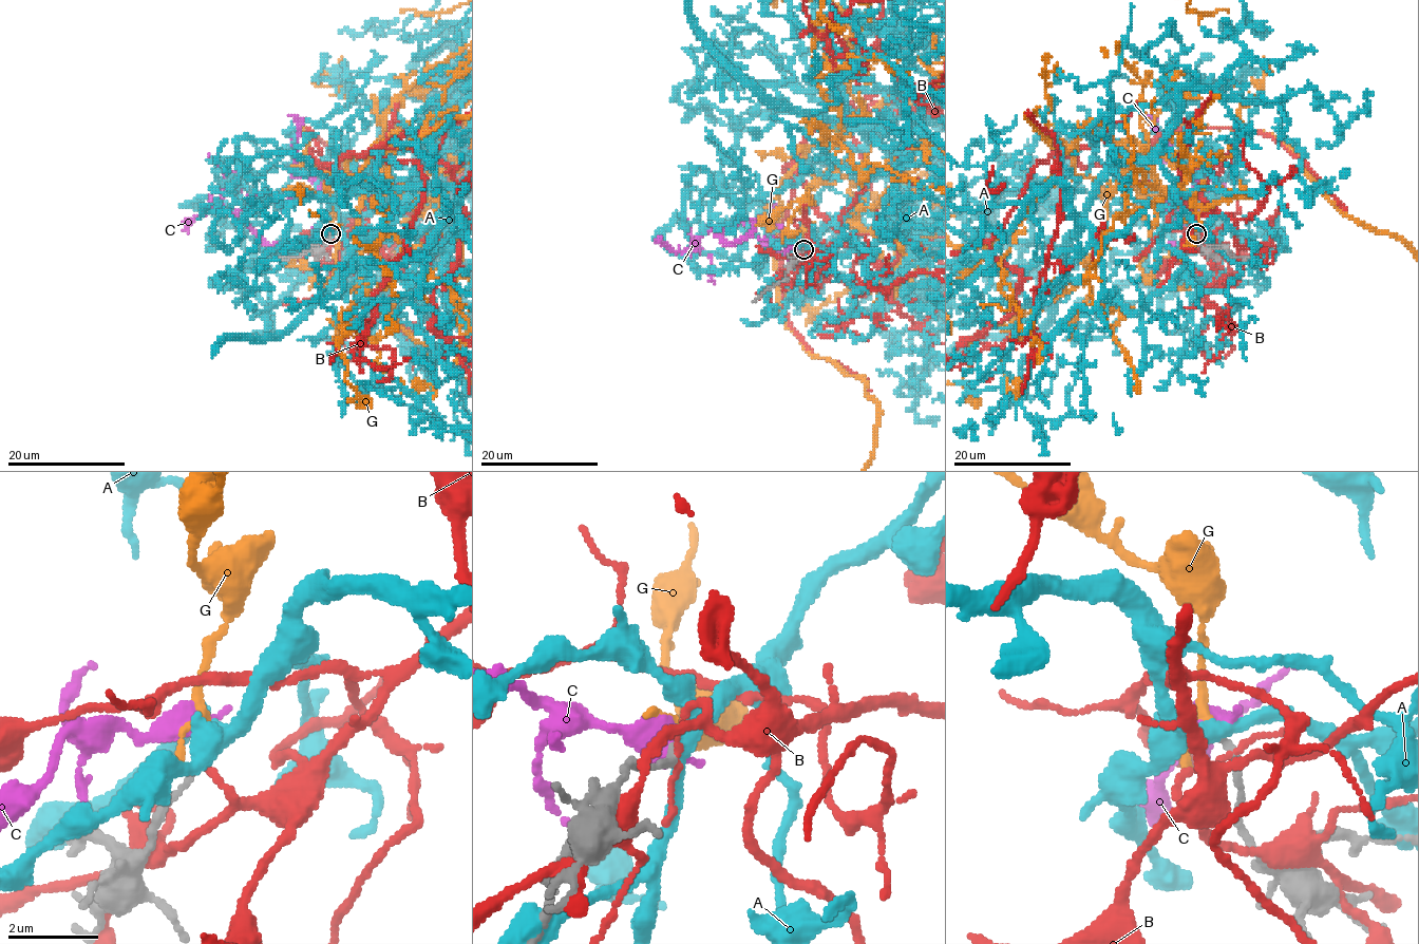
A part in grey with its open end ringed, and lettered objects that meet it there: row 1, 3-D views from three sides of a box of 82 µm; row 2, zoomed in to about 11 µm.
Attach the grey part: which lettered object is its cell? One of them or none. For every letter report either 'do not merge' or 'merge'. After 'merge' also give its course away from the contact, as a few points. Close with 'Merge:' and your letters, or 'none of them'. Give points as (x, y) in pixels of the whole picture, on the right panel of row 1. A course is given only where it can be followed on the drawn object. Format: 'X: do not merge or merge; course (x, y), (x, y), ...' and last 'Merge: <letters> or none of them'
A: do not merge
B: do not merge
C: do not merge
G: merge; course (1196, 232), (1129, 181), (1104, 138), (1074, 142), (1075, 175), (1099, 178), (1178, 128), (1278, 136)
Merge: G

